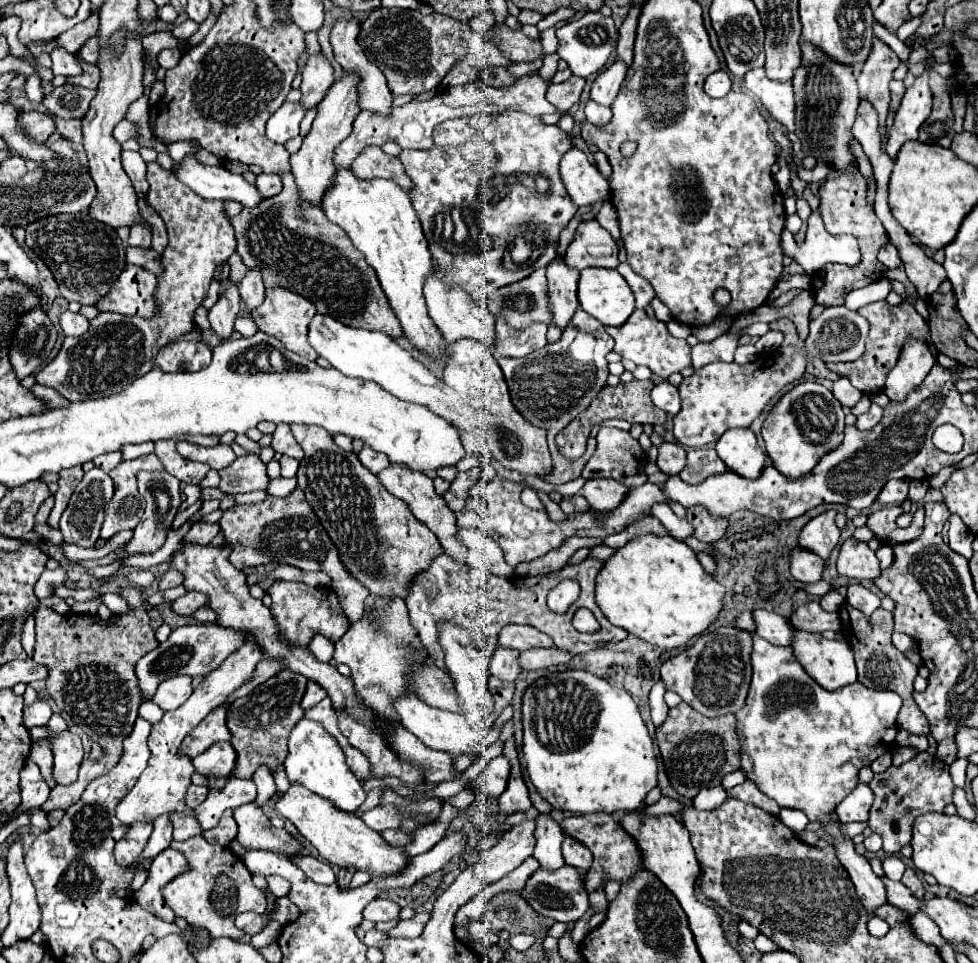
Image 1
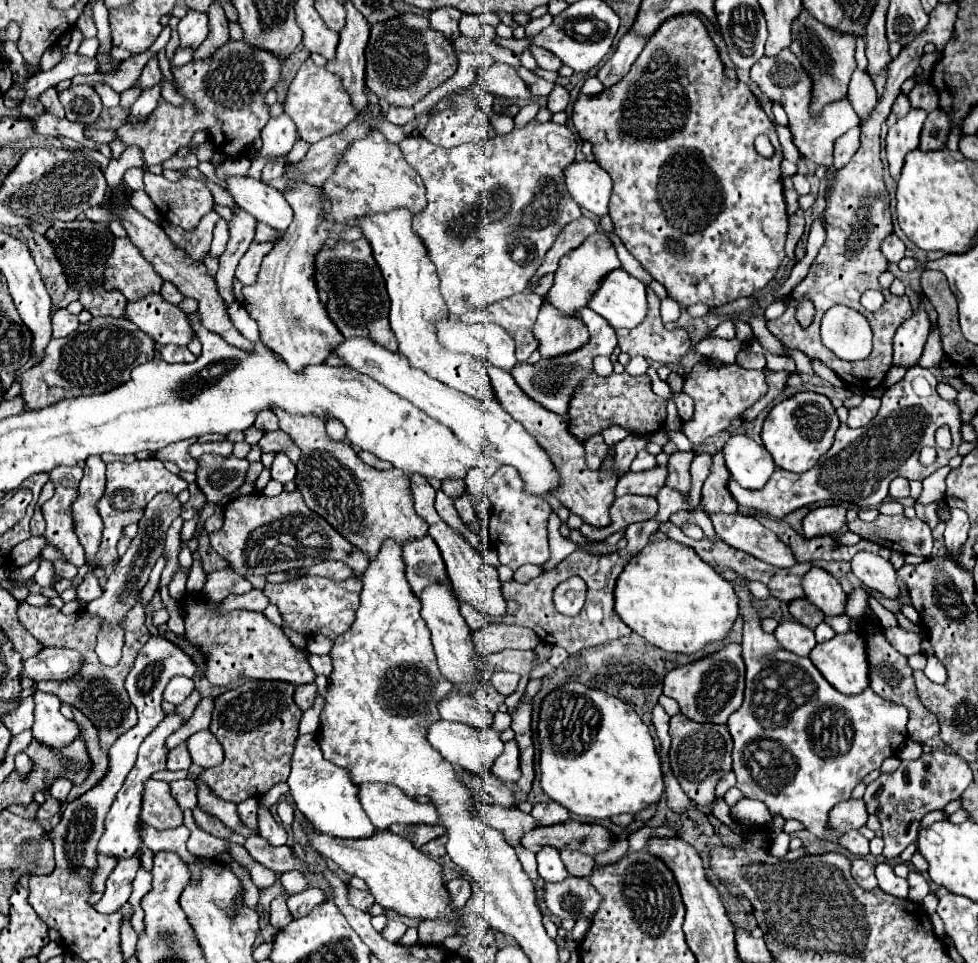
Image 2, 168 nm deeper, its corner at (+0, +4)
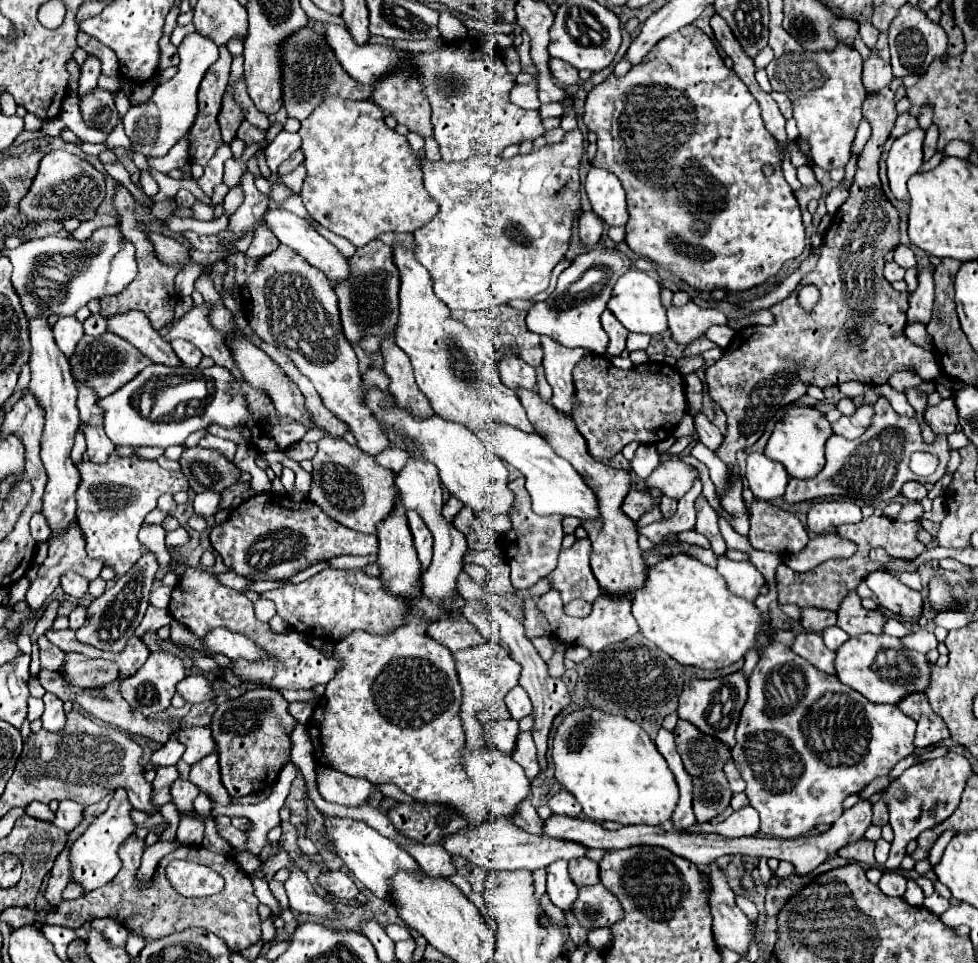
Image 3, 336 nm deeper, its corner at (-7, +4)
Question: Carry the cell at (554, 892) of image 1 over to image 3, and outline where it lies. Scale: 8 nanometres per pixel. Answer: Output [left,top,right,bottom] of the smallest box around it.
[576,884,624,930]

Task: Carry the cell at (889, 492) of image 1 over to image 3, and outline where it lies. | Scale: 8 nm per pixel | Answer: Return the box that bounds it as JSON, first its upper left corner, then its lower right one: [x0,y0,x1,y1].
[902,482,928,502]

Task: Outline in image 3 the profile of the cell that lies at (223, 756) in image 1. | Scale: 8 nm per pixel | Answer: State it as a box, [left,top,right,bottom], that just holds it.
[176,726,216,764]

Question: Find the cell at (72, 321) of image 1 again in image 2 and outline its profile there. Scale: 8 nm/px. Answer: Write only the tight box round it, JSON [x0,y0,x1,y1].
[53,308,79,338]

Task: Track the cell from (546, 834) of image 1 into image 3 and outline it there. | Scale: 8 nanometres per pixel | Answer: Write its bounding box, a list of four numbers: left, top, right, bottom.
[548,860,578,914]

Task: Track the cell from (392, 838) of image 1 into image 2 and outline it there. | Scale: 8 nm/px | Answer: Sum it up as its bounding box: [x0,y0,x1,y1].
[397,824,445,848]

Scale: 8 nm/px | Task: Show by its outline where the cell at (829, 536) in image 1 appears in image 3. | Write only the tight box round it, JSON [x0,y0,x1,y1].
[808,500,862,534]

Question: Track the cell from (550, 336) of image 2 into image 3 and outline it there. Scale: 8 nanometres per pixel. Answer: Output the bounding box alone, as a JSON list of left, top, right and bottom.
[542,336,584,416]

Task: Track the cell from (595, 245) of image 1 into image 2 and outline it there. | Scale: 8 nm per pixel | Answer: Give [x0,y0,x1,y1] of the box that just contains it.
[547,234,619,314]

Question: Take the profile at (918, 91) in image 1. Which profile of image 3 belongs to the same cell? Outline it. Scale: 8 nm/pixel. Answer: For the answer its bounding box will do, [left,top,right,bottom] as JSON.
[888,128,924,200]

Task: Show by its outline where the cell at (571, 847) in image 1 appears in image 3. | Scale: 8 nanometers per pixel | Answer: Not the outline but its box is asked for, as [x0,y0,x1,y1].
[570,858,600,888]

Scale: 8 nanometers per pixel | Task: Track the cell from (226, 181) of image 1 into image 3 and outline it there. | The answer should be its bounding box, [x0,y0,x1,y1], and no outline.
[264,208,350,286]

